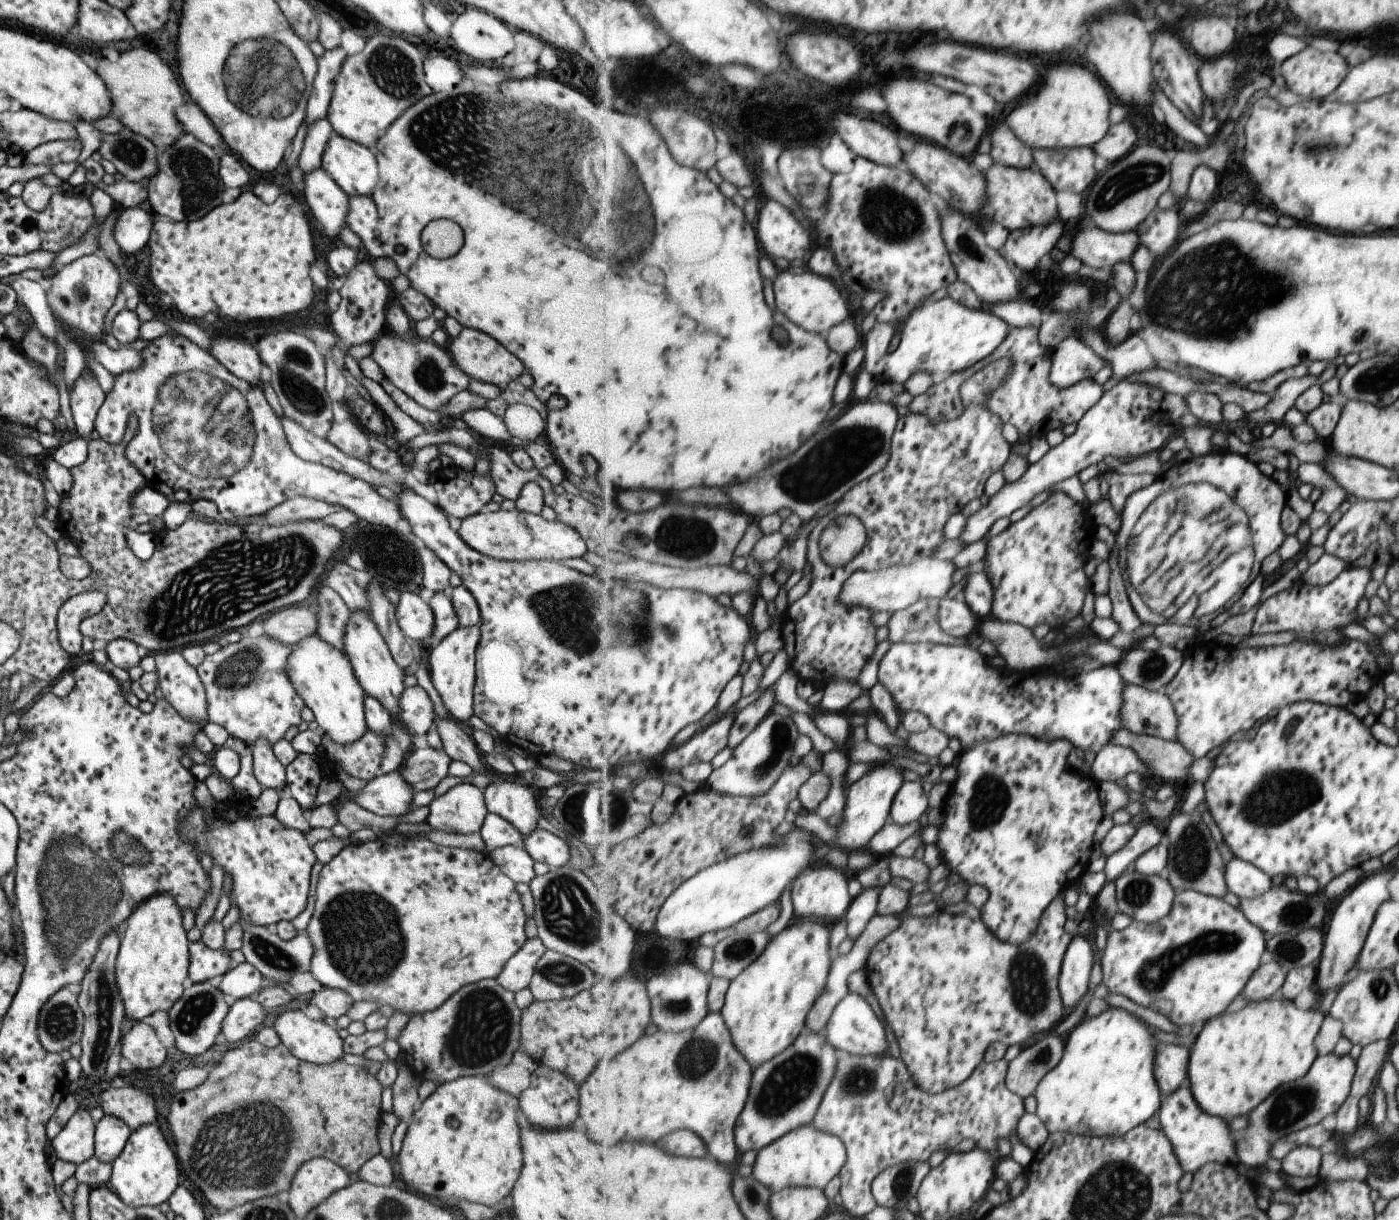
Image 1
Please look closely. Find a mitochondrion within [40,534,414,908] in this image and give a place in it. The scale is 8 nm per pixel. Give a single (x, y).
(237, 669)

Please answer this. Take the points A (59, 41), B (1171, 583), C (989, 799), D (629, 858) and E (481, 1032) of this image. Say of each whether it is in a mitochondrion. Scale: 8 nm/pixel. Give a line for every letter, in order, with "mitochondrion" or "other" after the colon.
A: other
B: mitochondrion
C: mitochondrion
D: other
E: mitochondrion

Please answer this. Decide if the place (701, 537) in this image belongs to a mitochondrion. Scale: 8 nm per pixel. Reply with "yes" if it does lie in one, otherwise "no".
no

